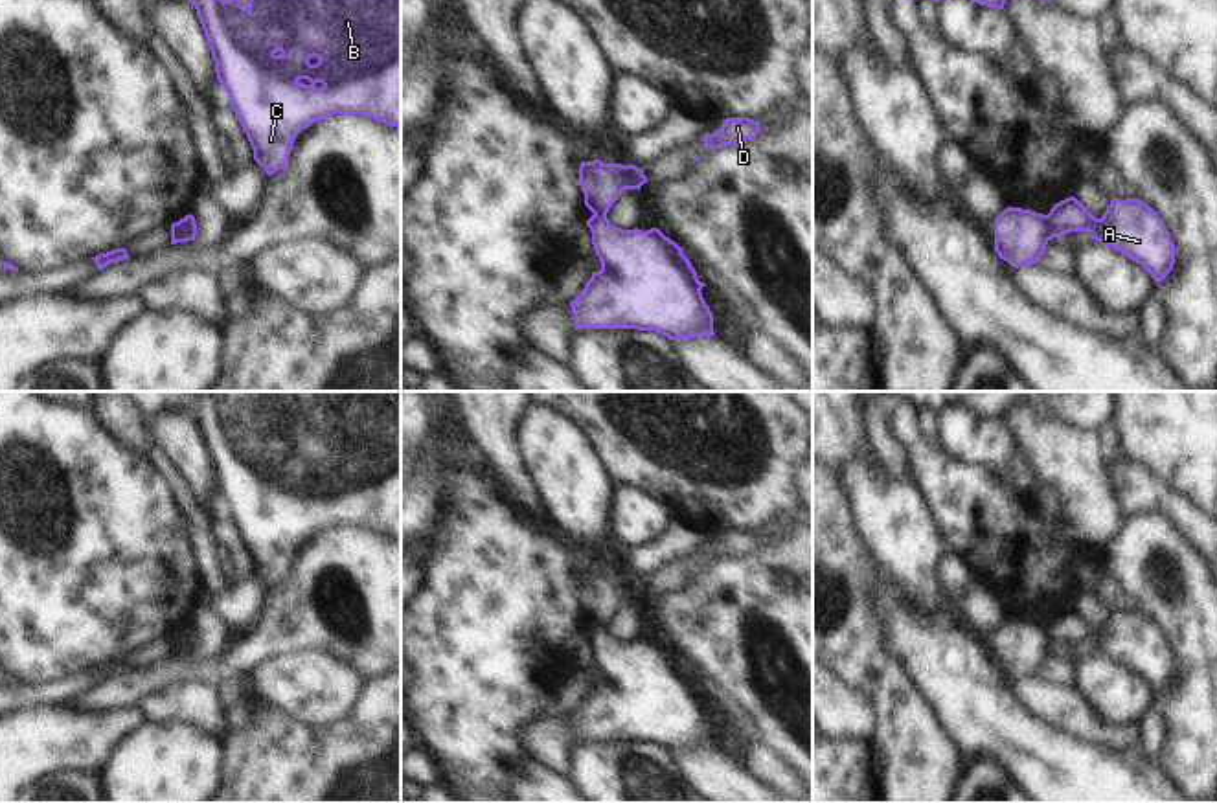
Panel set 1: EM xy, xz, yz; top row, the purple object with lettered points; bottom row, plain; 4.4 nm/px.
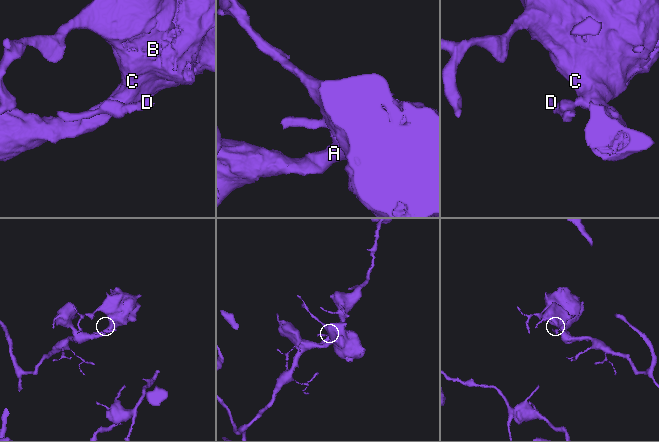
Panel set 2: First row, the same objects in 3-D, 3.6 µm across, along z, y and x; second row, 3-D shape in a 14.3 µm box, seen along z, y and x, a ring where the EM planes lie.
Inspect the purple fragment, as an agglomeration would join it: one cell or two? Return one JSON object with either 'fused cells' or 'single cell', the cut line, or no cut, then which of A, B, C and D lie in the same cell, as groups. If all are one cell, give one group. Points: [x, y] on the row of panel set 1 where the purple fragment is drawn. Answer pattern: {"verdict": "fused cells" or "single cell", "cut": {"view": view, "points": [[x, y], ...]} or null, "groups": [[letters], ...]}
{"verdict": "fused cells", "cut": {"view": "yz", "points": [[1045, 215], [1054, 236]]}, "groups": [["A", "B", "C"], ["D"]]}

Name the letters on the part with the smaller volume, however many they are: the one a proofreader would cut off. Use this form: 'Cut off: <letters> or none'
Cut off: D

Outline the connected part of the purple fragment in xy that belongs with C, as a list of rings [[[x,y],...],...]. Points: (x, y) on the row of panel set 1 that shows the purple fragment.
[[[189,0],[202,24],[217,81],[270,176],[287,167],[296,136],[331,114],[364,114],[401,129],[401,0]]]

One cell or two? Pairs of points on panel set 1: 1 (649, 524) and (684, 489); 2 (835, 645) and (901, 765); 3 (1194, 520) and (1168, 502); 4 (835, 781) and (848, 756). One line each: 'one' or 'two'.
1: two
2: one
3: one
4: one

